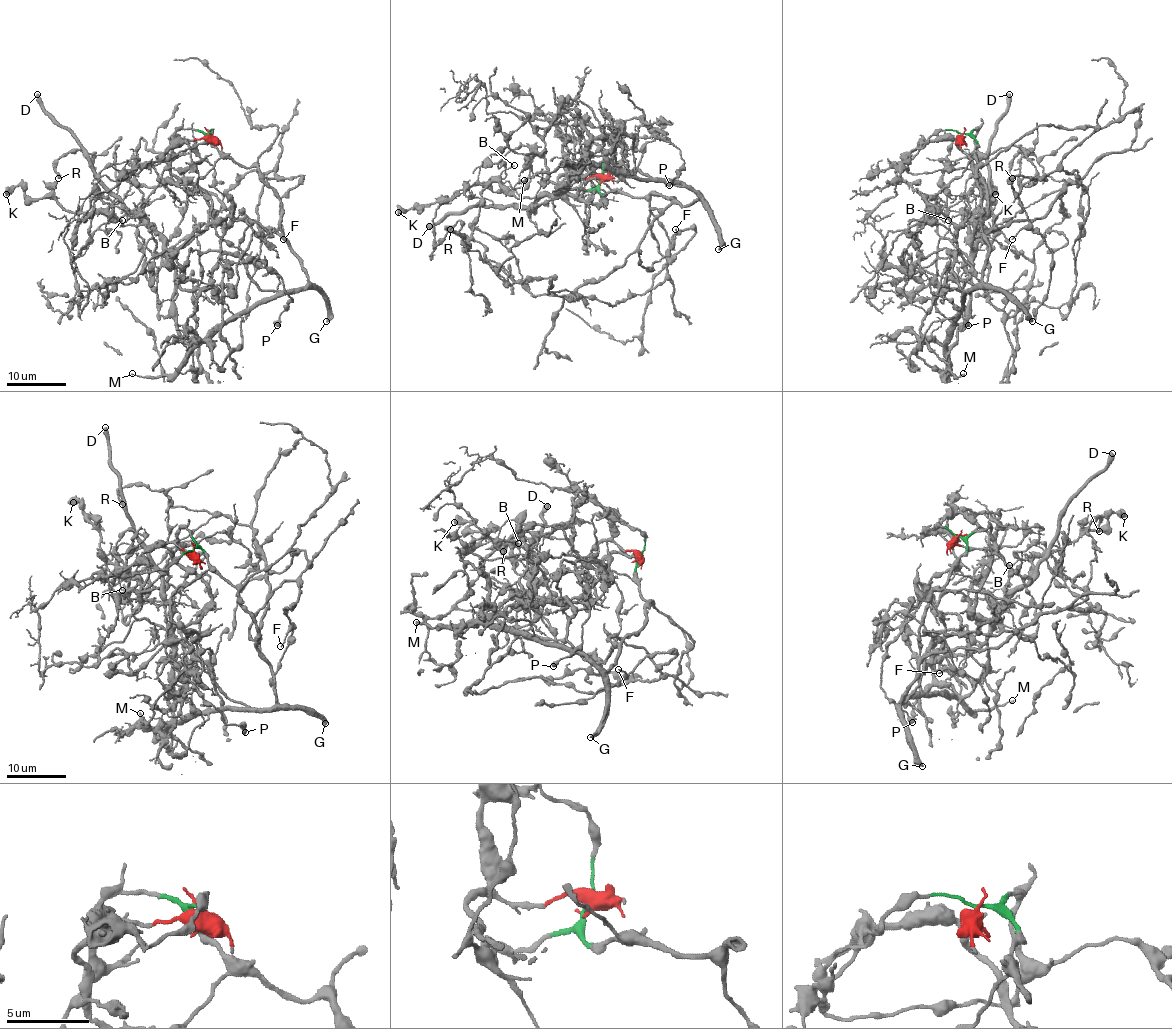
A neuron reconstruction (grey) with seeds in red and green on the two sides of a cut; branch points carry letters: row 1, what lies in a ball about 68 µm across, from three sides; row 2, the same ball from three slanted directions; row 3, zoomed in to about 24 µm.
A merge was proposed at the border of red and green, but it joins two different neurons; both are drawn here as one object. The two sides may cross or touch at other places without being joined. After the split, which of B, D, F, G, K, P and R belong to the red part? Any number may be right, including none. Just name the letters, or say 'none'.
B, D, K

